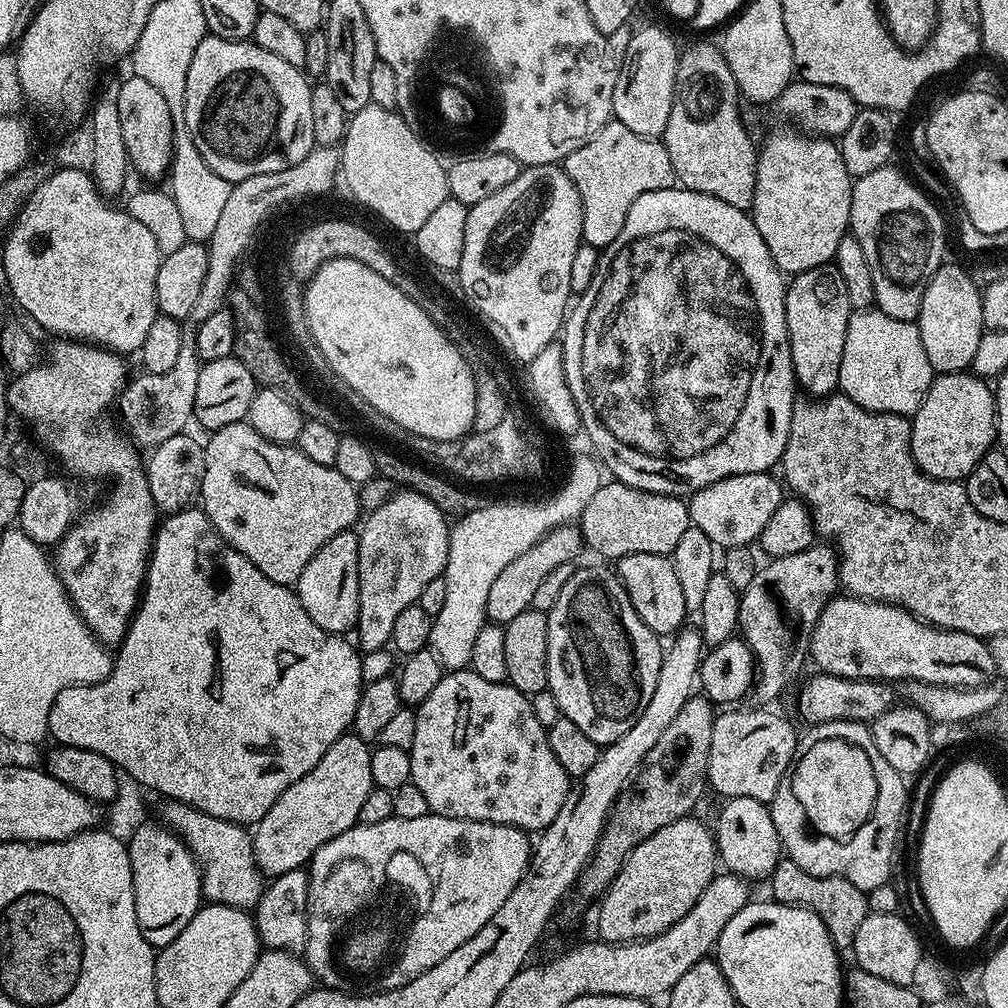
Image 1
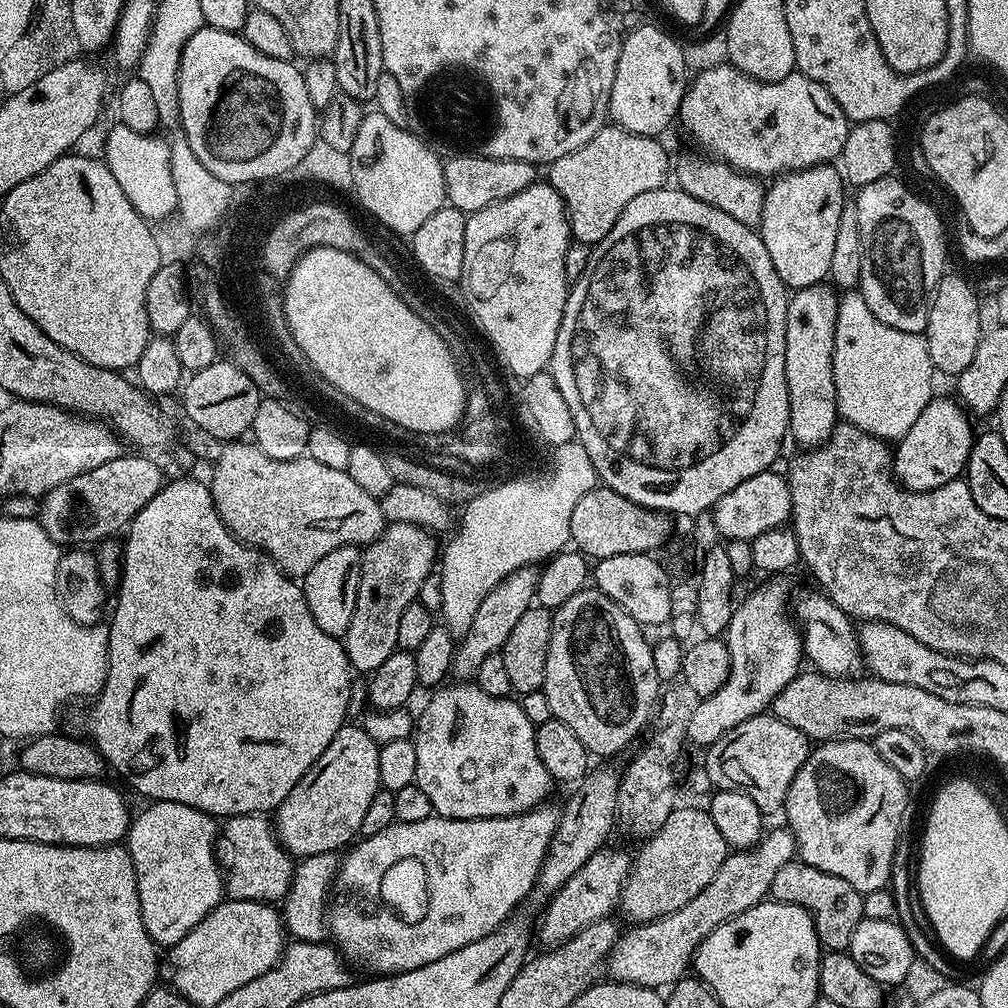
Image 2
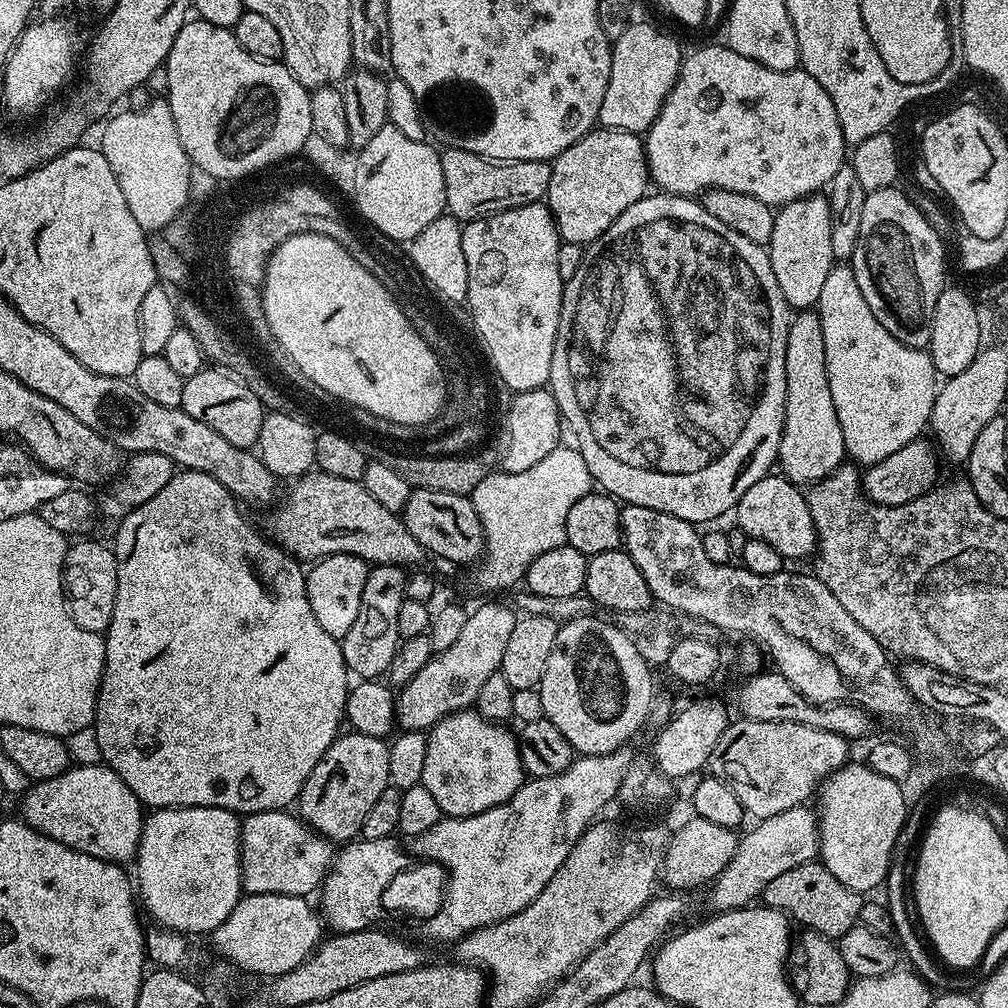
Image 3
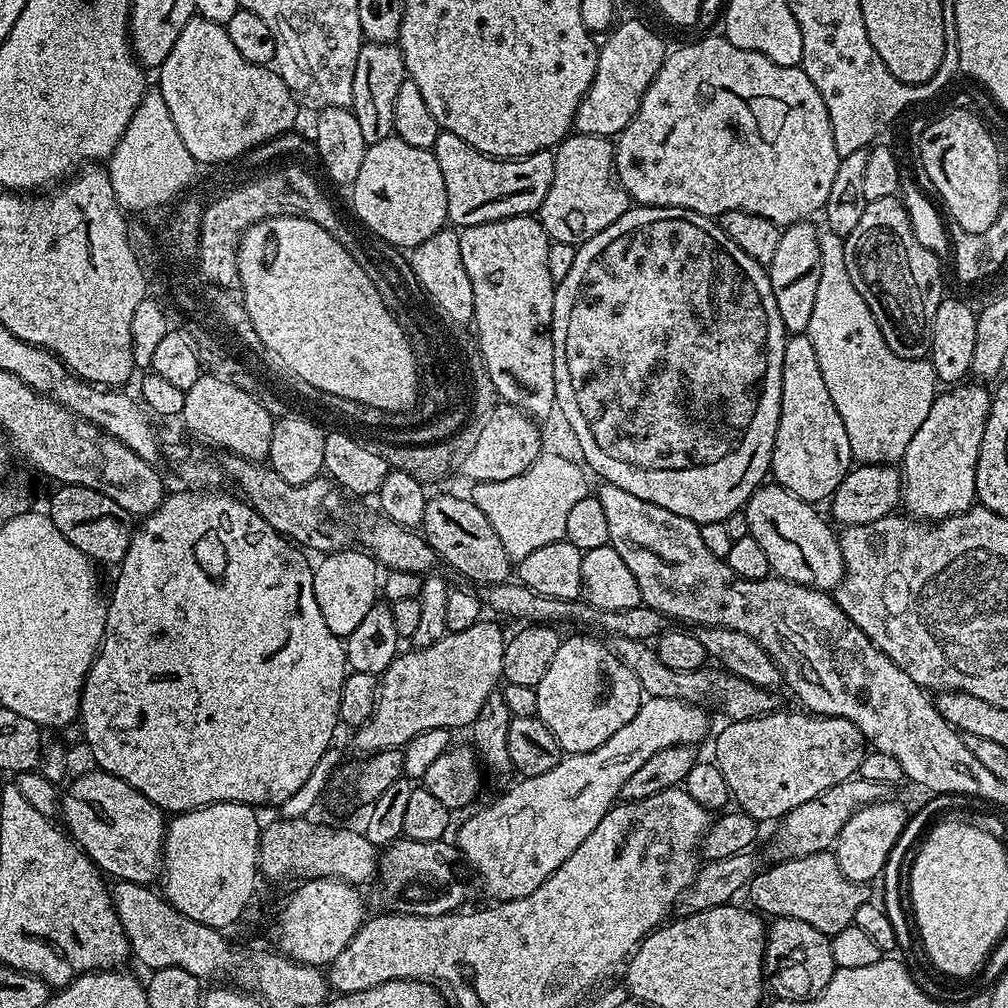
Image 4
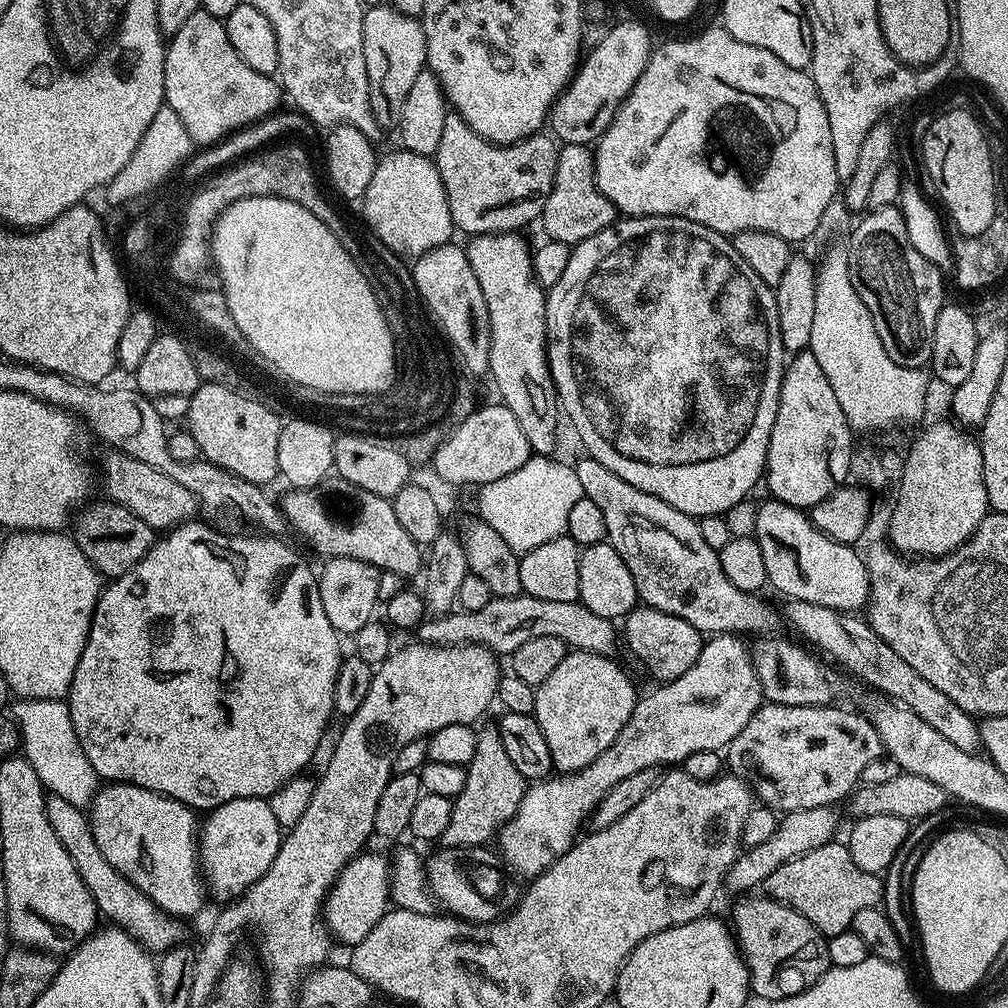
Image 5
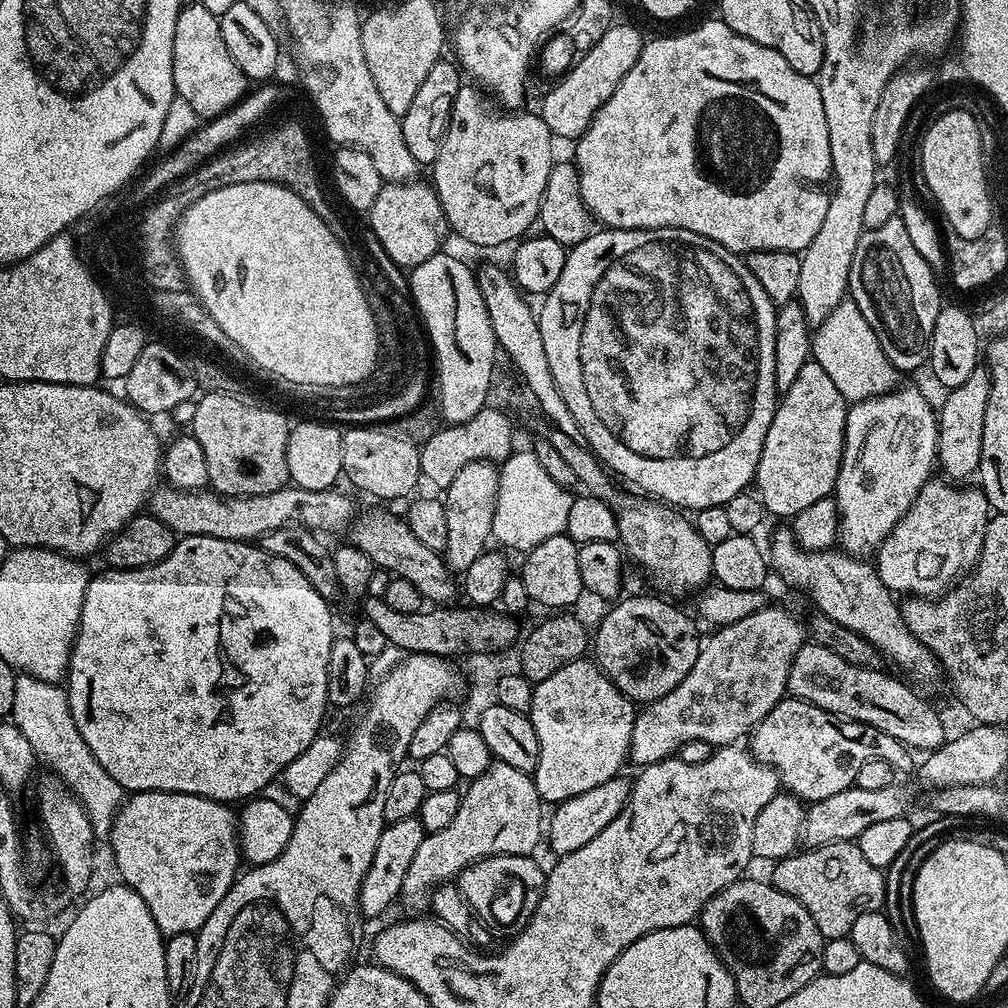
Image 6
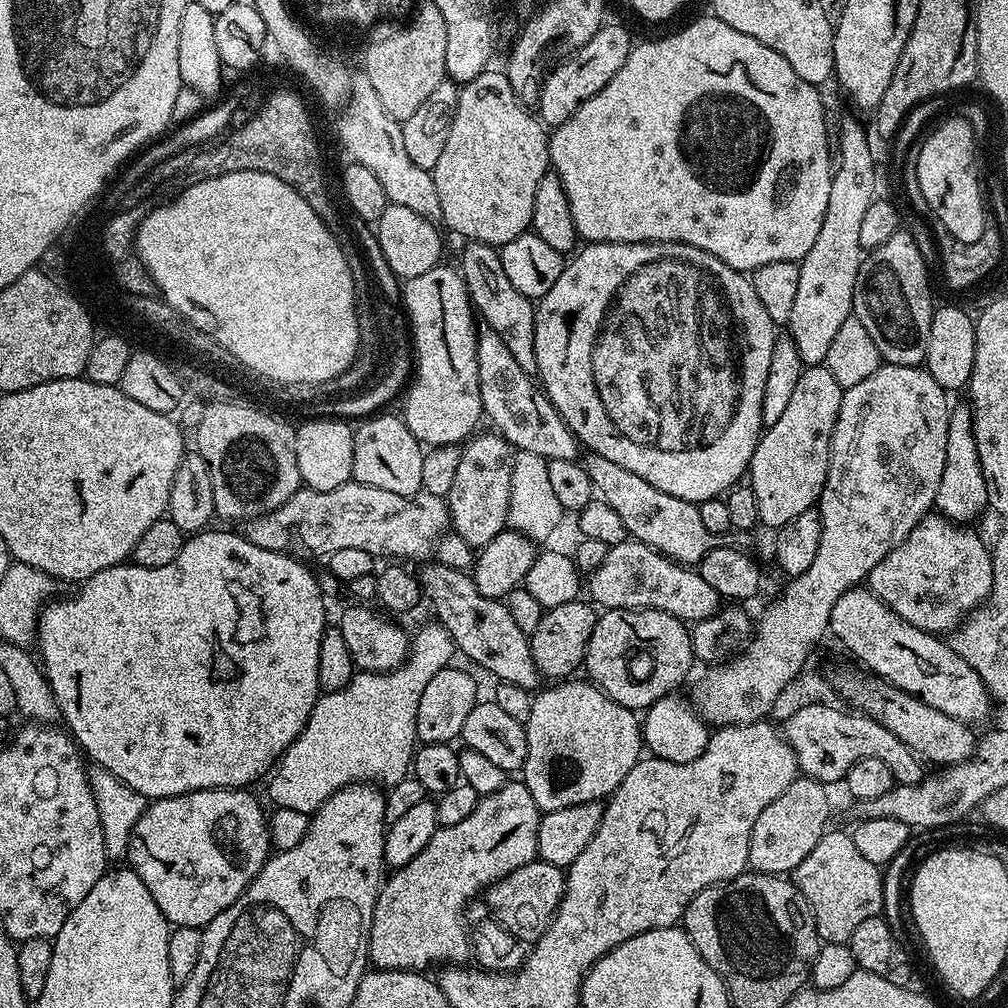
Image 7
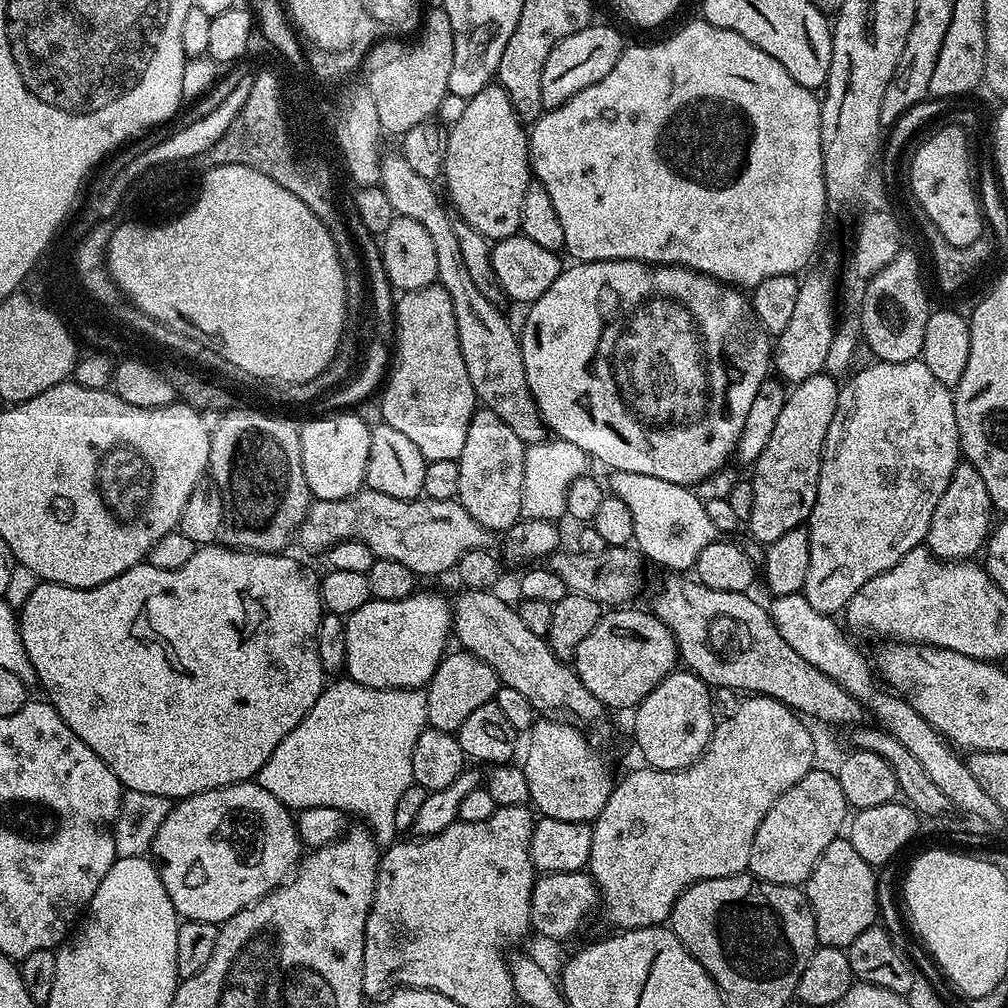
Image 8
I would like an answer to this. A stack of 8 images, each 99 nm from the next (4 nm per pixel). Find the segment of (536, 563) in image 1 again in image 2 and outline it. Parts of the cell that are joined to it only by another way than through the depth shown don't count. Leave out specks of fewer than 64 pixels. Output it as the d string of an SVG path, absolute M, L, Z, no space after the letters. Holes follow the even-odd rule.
M535 567L519 568L514 570L514 574L502 578L502 582L498 582L498 586L494 586L494 590L486 594L482 606L478 606L478 614L474 614L474 622L470 624L467 636L459 641L456 657L452 659L451 675L457 681L464 682L475 677L478 666L482 666L486 658L497 655L503 649L518 618L522 618L522 614L533 607L539 577L540 573Z

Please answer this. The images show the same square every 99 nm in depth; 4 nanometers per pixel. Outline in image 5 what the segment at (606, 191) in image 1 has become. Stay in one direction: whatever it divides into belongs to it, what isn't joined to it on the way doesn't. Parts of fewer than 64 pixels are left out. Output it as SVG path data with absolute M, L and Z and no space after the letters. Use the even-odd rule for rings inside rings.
M564 144L556 153L556 173L550 194L544 203L542 225L544 236L569 246L581 244L586 238L616 223L616 207L596 188L596 161L587 144Z

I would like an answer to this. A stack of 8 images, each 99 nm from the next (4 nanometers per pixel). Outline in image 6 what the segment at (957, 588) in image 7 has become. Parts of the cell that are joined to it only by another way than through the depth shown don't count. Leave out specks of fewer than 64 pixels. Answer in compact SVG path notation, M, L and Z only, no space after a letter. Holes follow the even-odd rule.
M929 479L922 486L904 517L875 549L874 567L893 594L908 592L904 594L912 598L939 597L965 573L975 569L980 558L990 519L987 498L979 487L953 486L947 479L936 479Z

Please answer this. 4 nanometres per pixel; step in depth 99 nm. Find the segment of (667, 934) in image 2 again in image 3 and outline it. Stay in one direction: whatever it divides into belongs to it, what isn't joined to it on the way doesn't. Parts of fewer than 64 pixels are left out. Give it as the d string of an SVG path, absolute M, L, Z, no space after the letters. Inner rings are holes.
M799 804L782 814L770 814L770 818L755 821L745 836L736 842L734 858L712 881L708 892L708 904L713 913L732 912L736 908L746 908L755 898L763 897L766 886L786 870L794 866L813 863L820 851L820 826L818 816L808 806Z

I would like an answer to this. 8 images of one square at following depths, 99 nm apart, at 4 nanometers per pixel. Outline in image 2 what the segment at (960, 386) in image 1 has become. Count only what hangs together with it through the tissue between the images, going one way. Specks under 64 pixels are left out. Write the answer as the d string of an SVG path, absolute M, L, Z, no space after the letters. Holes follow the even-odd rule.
M932 399L926 410L918 414L914 426L910 426L895 445L891 473L903 488L912 492L929 492L965 475L974 439L973 421L965 415L961 405L952 400Z

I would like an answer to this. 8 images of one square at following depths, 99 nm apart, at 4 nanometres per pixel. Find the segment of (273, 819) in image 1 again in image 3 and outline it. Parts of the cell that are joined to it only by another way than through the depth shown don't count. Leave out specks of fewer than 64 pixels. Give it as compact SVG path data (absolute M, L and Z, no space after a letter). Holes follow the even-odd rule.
M345 731L337 735L326 754L322 754L318 766L310 770L310 778L306 778L300 791L298 816L317 835L324 836L328 841L355 841L360 836L366 813L373 808L382 790L390 786L389 774L390 754L384 740L370 738L370 734Z

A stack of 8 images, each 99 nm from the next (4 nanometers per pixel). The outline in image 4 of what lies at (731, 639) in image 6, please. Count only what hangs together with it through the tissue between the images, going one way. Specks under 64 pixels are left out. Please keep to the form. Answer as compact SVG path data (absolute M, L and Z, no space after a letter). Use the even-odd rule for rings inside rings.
M645 699L638 714L634 714L634 718L630 718L630 722L626 722L618 734L610 734L602 746L589 752L565 755L554 770L546 770L546 774L517 779L517 784L509 792L502 793L493 804L478 809L469 820L462 821L454 843L467 867L476 871L489 901L526 898L526 894L534 894L534 890L538 890L538 886L542 886L542 882L546 882L546 878L550 878L554 870L566 862L566 858L570 858L570 854L574 854L582 842L586 842L594 826L598 826L598 822L602 822L604 815L620 800L622 786L626 786L637 770L642 770L649 758L654 758L658 750L666 750L670 746L691 745L692 740L700 740L707 734L708 716L704 712L707 711L701 705L684 704L680 700Z

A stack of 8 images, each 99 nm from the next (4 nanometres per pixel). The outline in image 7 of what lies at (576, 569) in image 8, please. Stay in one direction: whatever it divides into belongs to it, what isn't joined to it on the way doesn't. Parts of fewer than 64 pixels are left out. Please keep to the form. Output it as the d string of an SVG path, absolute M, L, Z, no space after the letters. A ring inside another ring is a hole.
M625 538L609 547L602 566L598 566L587 577L586 592L604 610L649 608L662 610L685 622L710 618L722 607L718 590L714 590L714 586L710 586L710 582L706 582L706 578L702 578L699 571L672 560L663 552L633 538Z

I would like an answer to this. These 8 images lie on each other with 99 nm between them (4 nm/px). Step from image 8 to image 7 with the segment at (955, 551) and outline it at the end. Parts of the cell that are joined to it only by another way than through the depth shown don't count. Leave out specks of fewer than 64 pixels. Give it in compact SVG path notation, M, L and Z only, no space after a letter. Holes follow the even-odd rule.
M967 403L960 404L948 413L946 426L946 466L942 466L942 482L938 482L935 509L947 520L967 525L988 508L986 478L982 474L982 462L978 458L978 442L974 438L972 409Z

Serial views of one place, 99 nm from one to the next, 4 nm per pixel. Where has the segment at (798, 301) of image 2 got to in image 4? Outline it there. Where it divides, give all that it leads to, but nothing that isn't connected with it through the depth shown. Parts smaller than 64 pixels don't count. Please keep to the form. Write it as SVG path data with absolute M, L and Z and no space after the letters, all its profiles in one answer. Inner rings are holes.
M807 334L789 335L784 341L782 398L776 441L772 451L771 475L775 483L790 490L790 494L798 498L809 502L827 501L836 493L842 478L850 471L853 464L850 438L846 438L846 426L842 426L842 418L838 418L838 410L834 410L830 390L826 390L826 381L822 379L822 370L818 366L818 354L814 354L814 342L810 342Z

